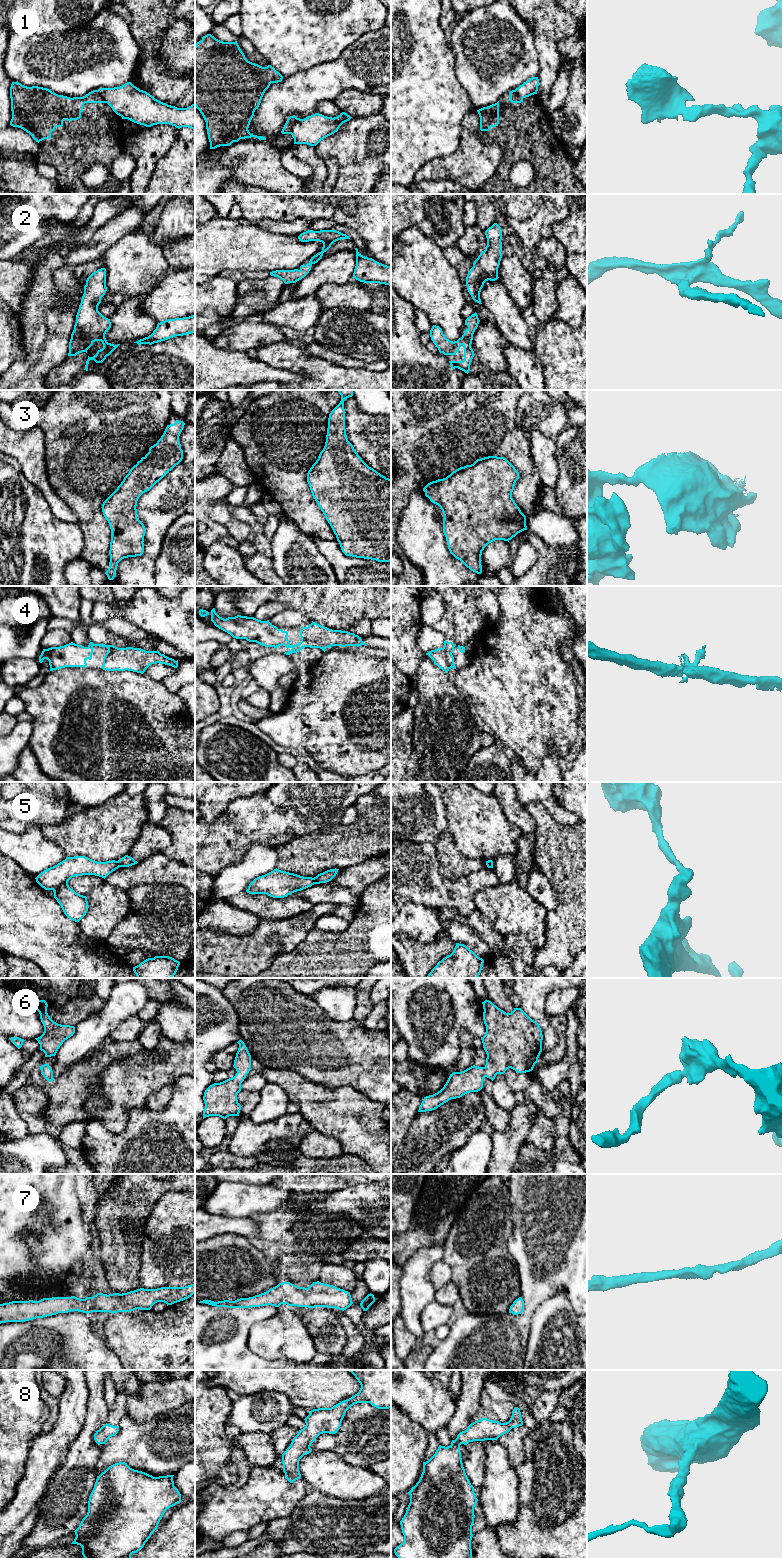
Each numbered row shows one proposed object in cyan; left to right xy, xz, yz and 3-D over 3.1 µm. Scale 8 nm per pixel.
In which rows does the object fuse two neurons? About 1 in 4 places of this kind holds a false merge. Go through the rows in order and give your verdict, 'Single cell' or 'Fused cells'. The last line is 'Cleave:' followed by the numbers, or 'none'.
1: Fused cells
2: Single cell
3: Single cell
4: Single cell
5: Fused cells
6: Single cell
7: Single cell
8: Single cell
Cleave: 1, 5

